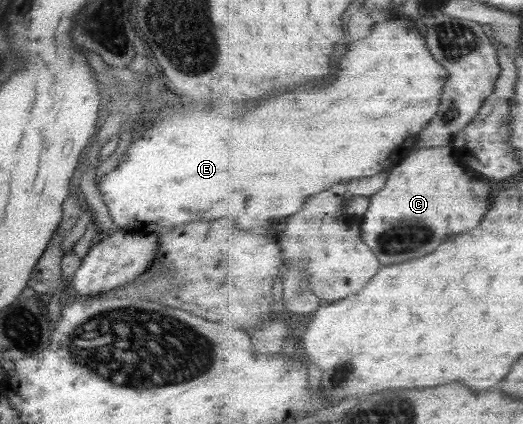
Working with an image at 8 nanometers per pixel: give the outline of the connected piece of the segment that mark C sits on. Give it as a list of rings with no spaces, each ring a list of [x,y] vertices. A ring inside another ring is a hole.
[[[451,144],[431,148],[418,146],[390,170],[385,188],[370,196],[369,206],[360,224],[362,239],[373,249],[382,265],[401,264],[413,258],[421,258],[435,252],[449,236],[479,228],[481,220],[486,218],[492,206],[493,192],[493,183],[467,169]]]

